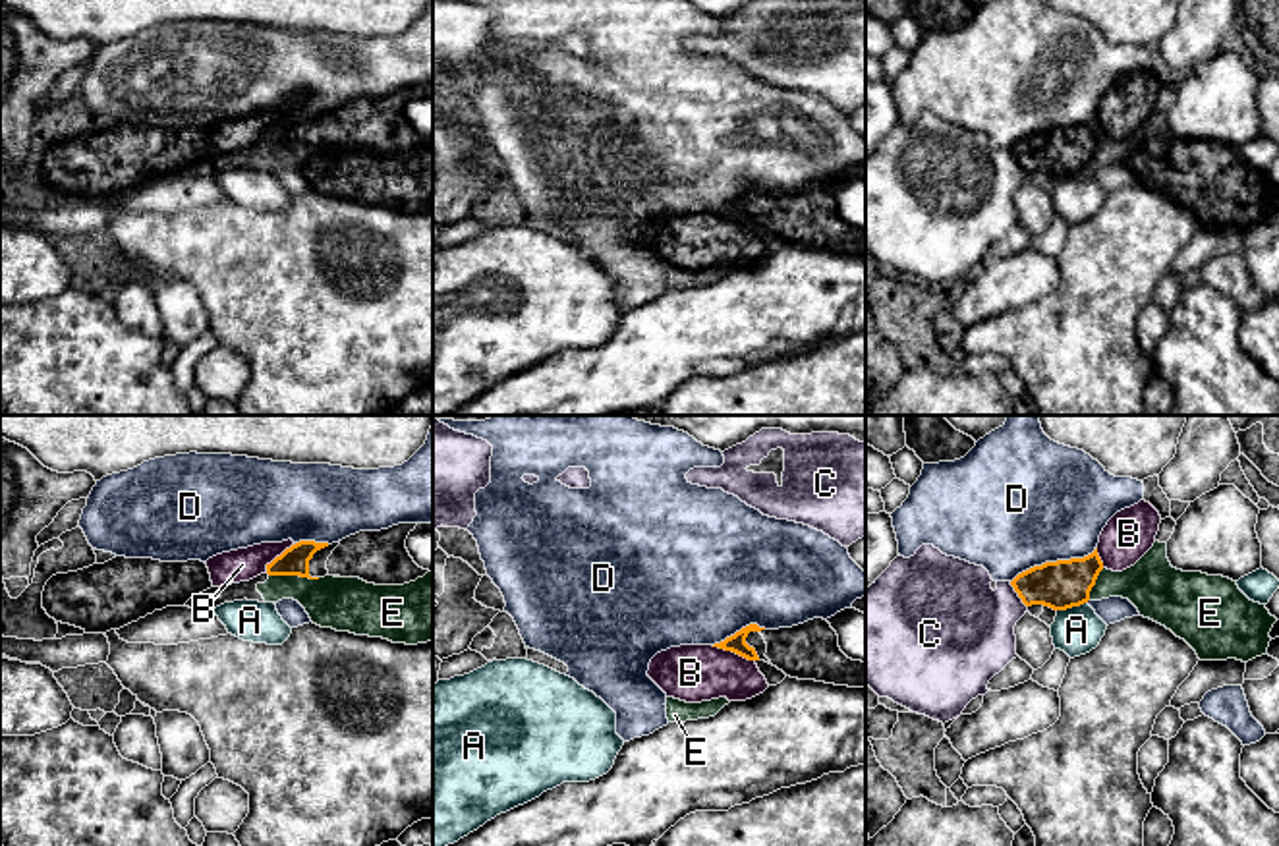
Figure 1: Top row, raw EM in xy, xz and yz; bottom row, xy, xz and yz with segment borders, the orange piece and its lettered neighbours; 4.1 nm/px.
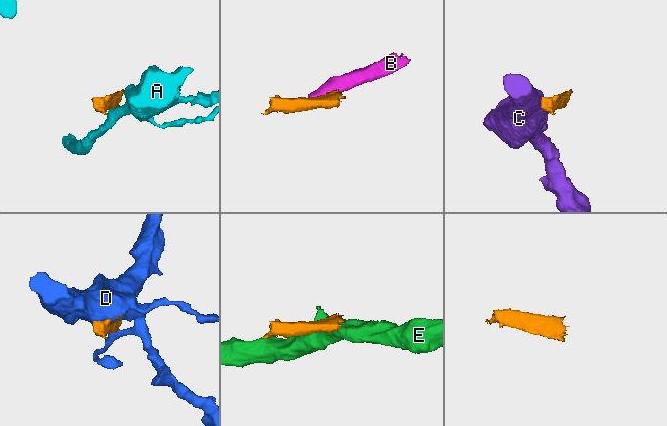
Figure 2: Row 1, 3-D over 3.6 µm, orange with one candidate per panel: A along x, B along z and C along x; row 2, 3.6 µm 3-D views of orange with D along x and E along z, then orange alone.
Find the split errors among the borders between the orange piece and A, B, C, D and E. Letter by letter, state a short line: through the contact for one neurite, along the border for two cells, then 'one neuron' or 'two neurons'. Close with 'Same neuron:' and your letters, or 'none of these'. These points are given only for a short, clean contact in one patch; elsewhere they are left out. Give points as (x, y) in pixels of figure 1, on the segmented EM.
A: yz (1086, 601), (1057, 611) | two neurons
B: two neurons
C: two neurons
D: two neurons
E: xy (269, 574), (319, 578) | two neurons
Same neuron: none of these

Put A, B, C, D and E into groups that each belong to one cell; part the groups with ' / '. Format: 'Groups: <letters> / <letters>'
Groups: A / B / C / D / E

